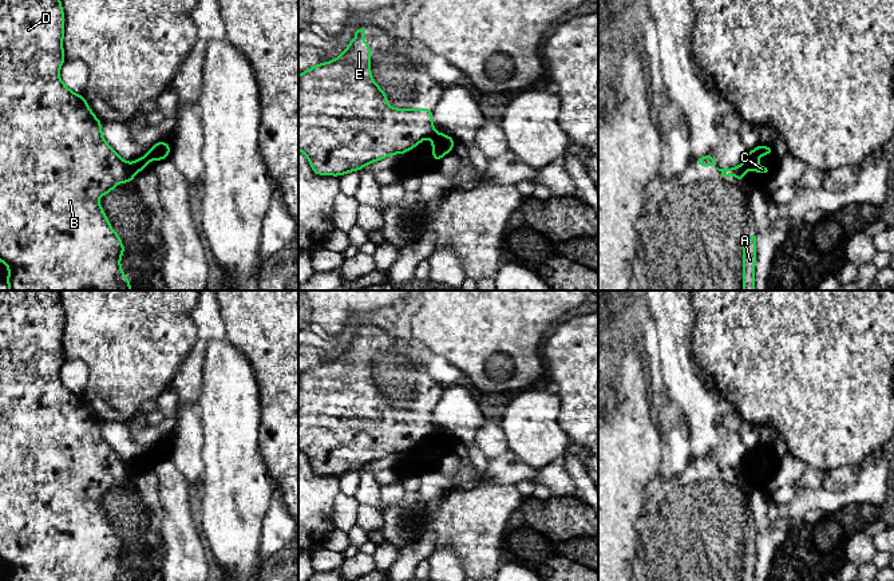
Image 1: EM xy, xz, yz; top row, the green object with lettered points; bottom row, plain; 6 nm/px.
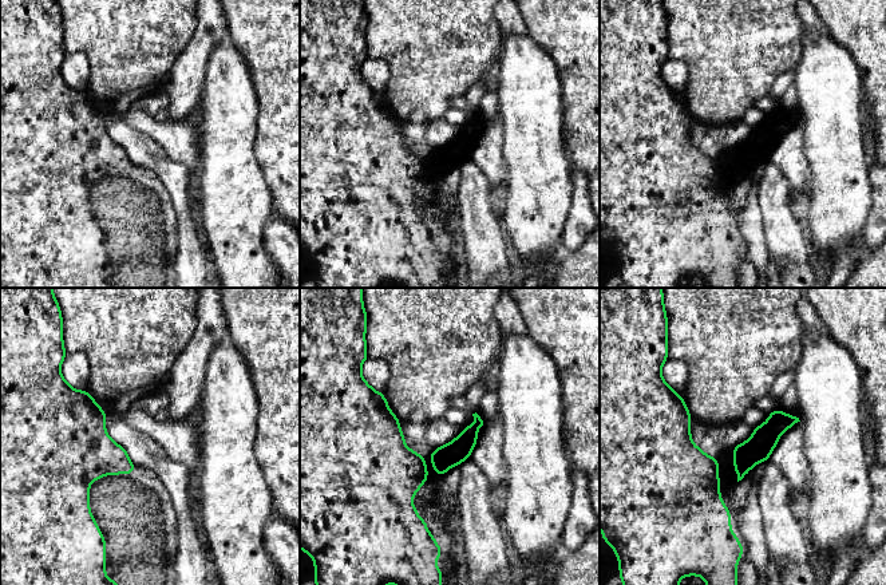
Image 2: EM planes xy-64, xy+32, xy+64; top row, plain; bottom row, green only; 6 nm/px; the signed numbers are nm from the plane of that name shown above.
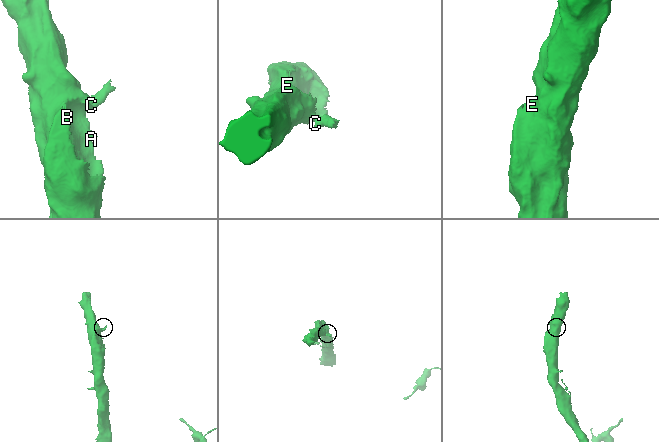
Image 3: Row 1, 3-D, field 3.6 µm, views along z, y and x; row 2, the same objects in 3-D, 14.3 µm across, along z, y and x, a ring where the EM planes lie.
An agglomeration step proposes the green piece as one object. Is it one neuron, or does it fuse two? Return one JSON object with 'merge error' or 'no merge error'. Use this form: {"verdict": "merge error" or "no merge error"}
{"verdict": "merge error"}

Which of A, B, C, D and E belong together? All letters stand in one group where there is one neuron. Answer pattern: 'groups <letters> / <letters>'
groups A B D E / C

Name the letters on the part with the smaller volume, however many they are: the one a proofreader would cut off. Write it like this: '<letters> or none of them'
C

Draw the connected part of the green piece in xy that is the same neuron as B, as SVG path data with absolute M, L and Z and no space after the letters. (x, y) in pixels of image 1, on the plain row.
M0 290L0 561L3 561L3 562L4 562L4 564L5 564L5 565L7 565L7 566L8 566L8 569L9 569L9 574L8 574L8 577L7 577L7 580L5 580L5 581L128 581L128 580L127 580L127 578L126 578L126 573L124 573L124 572L122 572L122 570L120 570L120 554L122 554L122 553L124 553L124 552L126 552L126 546L124 546L124 545L122 545L122 544L120 544L120 535L119 535L119 534L116 534L116 533L115 533L115 530L114 530L114 529L111 529L111 527L110 527L110 519L108 519L108 518L106 518L106 517L104 517L104 509L103 509L103 507L100 507L100 506L99 506L99 495L100 495L100 494L110 494L110 493L111 493L111 491L112 491L112 489L114 489L114 487L115 487L115 485L116 485L116 483L124 483L124 482L134 482L134 475L135 475L135 471L134 471L134 470L132 470L132 467L131 467L131 463L128 463L128 462L126 462L126 461L123 461L123 459L122 459L122 458L120 458L120 456L119 456L119 454L118 454L118 452L116 452L116 451L115 451L115 450L114 450L114 448L112 448L112 447L111 447L111 446L110 446L110 444L108 444L108 443L107 443L107 442L106 442L106 440L104 440L104 439L103 439L103 436L102 436L102 422L100 422L100 420L99 420L99 419L98 419L98 418L96 418L96 416L95 416L95 415L94 415L94 414L92 414L92 411L91 411L91 408L90 408L90 407L88 407L88 403L87 403L87 400L86 400L86 399L84 399L84 396L83 396L83 395L78 395L78 394L74 394L74 392L72 392L72 391L71 391L71 390L70 390L70 388L68 388L68 387L67 387L67 386L66 386L66 384L64 384L64 383L63 383L63 382L62 382L62 380L60 380L60 376L59 376L59 369L60 369L60 367L62 367L62 365L63 365L63 363L64 363L64 361L66 361L66 360L67 360L67 359L66 359L66 356L64 356L64 352L63 352L63 335L64 335L64 312L63 312L63 308L62 308L62 304L60 304L60 296L59 296L59 290Z

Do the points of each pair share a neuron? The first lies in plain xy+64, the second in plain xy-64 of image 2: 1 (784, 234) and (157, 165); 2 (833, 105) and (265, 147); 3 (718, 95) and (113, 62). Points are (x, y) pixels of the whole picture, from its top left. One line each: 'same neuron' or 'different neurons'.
1: same neuron
2: different neurons
3: same neuron

